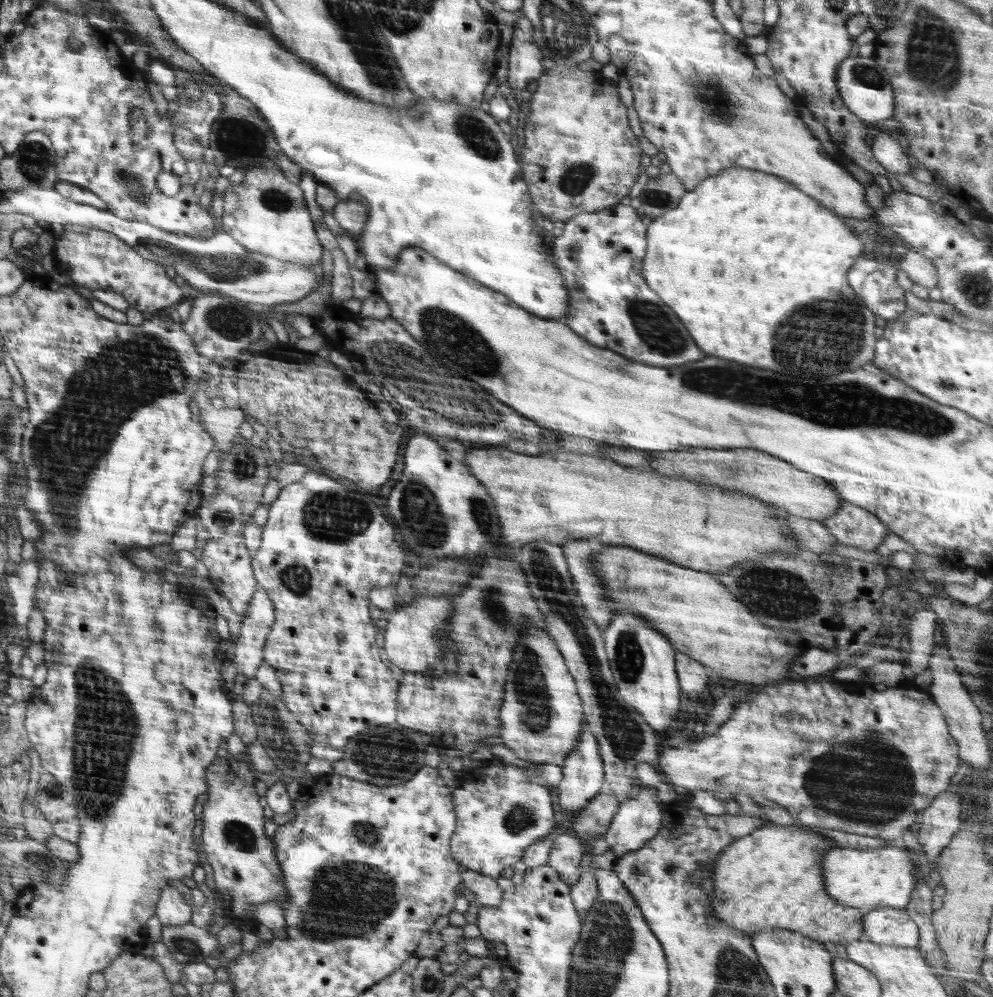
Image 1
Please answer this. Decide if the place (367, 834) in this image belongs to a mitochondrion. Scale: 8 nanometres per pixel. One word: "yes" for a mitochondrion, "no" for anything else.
yes

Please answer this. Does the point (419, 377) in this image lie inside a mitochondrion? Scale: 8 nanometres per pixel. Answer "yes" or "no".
yes

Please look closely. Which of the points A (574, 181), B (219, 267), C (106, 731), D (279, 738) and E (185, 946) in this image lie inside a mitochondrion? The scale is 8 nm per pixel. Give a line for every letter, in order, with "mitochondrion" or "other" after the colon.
A: mitochondrion
B: mitochondrion
C: mitochondrion
D: mitochondrion
E: mitochondrion

